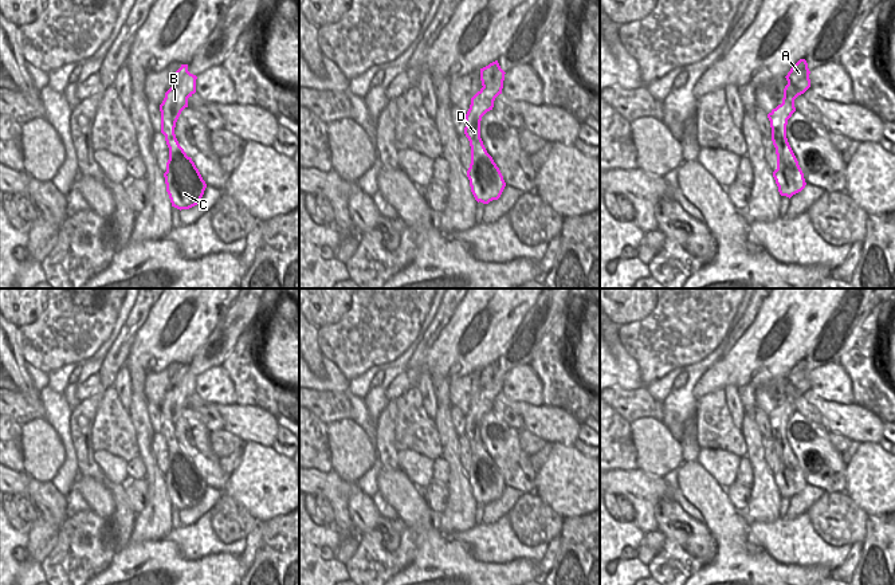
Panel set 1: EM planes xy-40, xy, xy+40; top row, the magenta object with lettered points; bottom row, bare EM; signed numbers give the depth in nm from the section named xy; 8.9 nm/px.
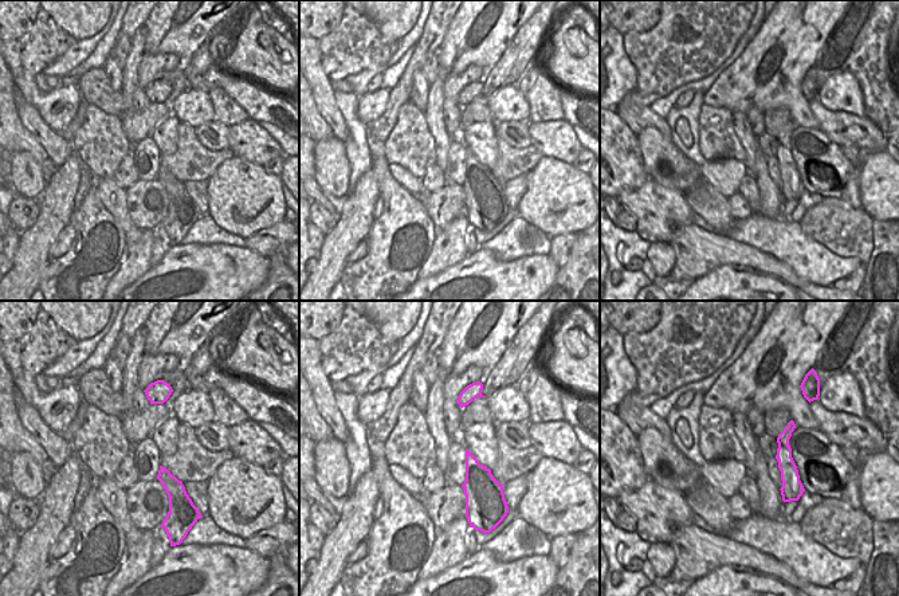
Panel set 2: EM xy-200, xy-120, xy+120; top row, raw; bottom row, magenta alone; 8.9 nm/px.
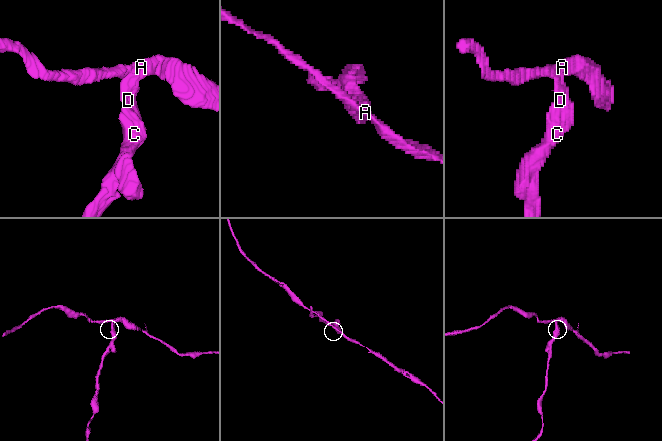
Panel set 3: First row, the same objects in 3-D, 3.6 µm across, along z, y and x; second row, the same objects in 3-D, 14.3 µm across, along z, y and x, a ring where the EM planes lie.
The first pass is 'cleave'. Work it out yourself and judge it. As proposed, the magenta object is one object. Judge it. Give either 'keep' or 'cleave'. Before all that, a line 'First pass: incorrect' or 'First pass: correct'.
First pass: correct
cleave

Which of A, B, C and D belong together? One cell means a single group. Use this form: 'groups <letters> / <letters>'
groups A / B C D

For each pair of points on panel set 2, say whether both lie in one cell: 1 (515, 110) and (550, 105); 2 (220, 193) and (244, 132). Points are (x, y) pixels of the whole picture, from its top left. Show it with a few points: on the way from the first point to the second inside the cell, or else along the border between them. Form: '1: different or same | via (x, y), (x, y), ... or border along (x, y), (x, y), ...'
1: different | border along (515, 86), (529, 105), (529, 118), (526, 121)
2: different | border along (235, 155), (263, 165)

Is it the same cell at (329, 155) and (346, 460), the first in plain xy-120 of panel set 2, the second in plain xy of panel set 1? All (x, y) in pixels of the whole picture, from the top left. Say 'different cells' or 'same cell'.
same cell

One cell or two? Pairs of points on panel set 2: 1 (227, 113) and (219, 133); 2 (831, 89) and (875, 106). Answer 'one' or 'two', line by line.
1: two
2: two

